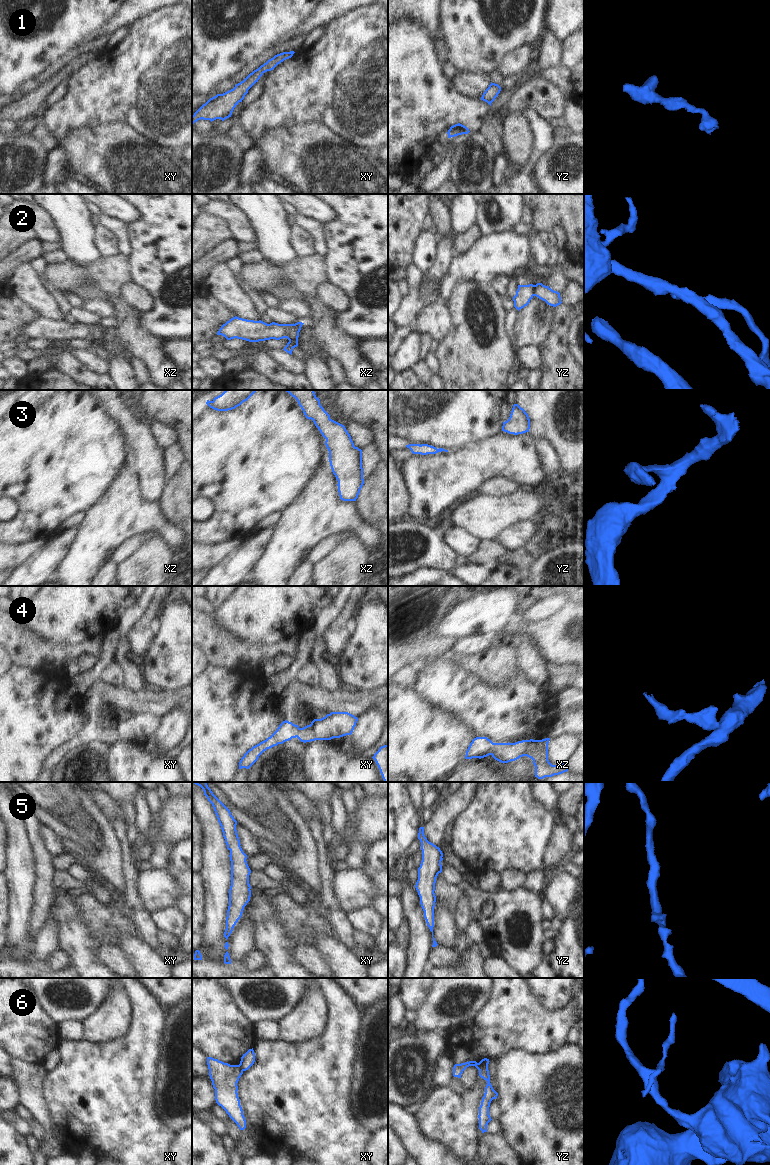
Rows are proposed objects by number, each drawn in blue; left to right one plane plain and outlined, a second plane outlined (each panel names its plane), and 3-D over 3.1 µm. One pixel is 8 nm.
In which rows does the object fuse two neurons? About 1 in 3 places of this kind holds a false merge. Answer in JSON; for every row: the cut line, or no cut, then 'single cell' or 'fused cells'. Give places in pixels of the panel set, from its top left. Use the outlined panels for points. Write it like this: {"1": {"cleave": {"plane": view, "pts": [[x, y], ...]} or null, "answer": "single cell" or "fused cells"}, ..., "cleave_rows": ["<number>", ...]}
{"1": {"cleave": null, "answer": "single cell"}, "2": {"cleave": {"plane": "yz", "pts": [[535, 285], [533, 295]]}, "answer": "fused cells"}, "3": {"cleave": null, "answer": "single cell"}, "4": {"cleave": null, "answer": "single cell"}, "5": {"cleave": null, "answer": "single cell"}, "6": {"cleave": {"plane": "yz", "pts": [[487, 1065], [482, 1065], [478, 1069]]}, "answer": "fused cells"}, "cleave_rows": ["2", "6"]}

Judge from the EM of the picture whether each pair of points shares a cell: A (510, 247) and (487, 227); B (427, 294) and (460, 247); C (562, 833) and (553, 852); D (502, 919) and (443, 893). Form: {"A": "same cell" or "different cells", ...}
{"A": "different cells", "B": "different cells", "C": "same cell", "D": "same cell"}

